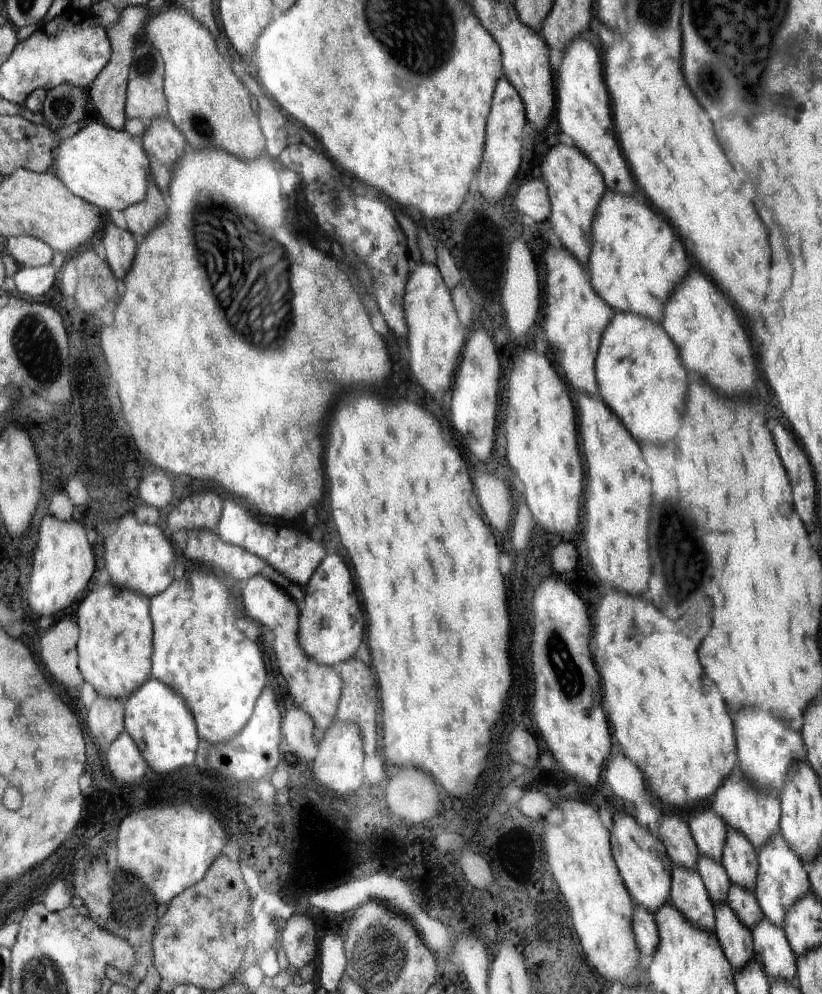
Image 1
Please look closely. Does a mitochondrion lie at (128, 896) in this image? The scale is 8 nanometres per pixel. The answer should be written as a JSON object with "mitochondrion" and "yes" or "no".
{"mitochondrion":"yes"}

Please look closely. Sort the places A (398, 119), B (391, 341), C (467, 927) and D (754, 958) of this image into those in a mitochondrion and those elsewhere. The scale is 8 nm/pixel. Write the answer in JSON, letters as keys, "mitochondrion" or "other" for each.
{"A":"other","B":"other","C":"other","D":"other"}

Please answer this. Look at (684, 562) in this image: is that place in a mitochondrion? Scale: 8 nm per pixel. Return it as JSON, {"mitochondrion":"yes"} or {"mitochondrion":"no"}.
{"mitochondrion":"yes"}

